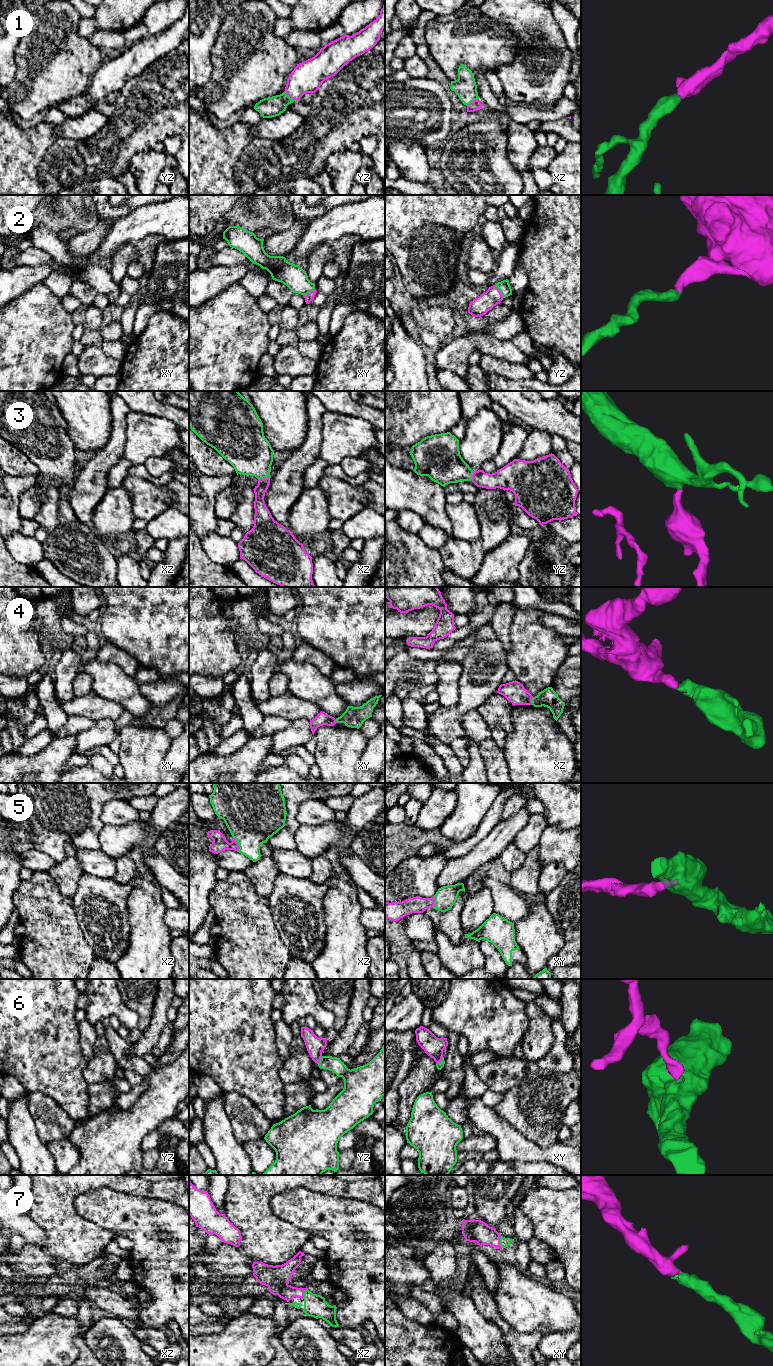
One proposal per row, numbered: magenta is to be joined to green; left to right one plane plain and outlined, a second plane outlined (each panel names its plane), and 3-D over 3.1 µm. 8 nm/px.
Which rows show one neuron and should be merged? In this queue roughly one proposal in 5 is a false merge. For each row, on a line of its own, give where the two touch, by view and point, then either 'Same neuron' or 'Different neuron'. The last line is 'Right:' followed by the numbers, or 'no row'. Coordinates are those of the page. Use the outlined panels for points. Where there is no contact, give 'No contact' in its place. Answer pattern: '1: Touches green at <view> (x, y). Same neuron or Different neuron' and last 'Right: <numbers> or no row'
1: Touches green at yz (289, 97). Same neuron
2: Touches green at yz (500, 291). Same neuron
3: Touches green at xz (263, 477). Same neuron
4: Touches green at xz (532, 701). Same neuron
5: Touches green at xz (238, 844). Same neuron
6: Touches green at xy (441, 1060). Same neuron
7: Touches green at xy (500, 1242). Same neuron
Right: 1, 2, 3, 4, 5, 6, 7

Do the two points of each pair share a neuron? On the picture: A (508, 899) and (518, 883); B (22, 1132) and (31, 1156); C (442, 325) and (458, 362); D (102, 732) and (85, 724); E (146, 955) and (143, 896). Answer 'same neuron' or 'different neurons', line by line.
A: different neurons
B: same neuron
C: different neurons
D: different neurons
E: same neuron

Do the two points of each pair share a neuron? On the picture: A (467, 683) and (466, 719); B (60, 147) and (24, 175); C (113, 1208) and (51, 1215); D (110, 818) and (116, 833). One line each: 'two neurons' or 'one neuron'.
A: two neurons
B: two neurons
C: two neurons
D: two neurons

